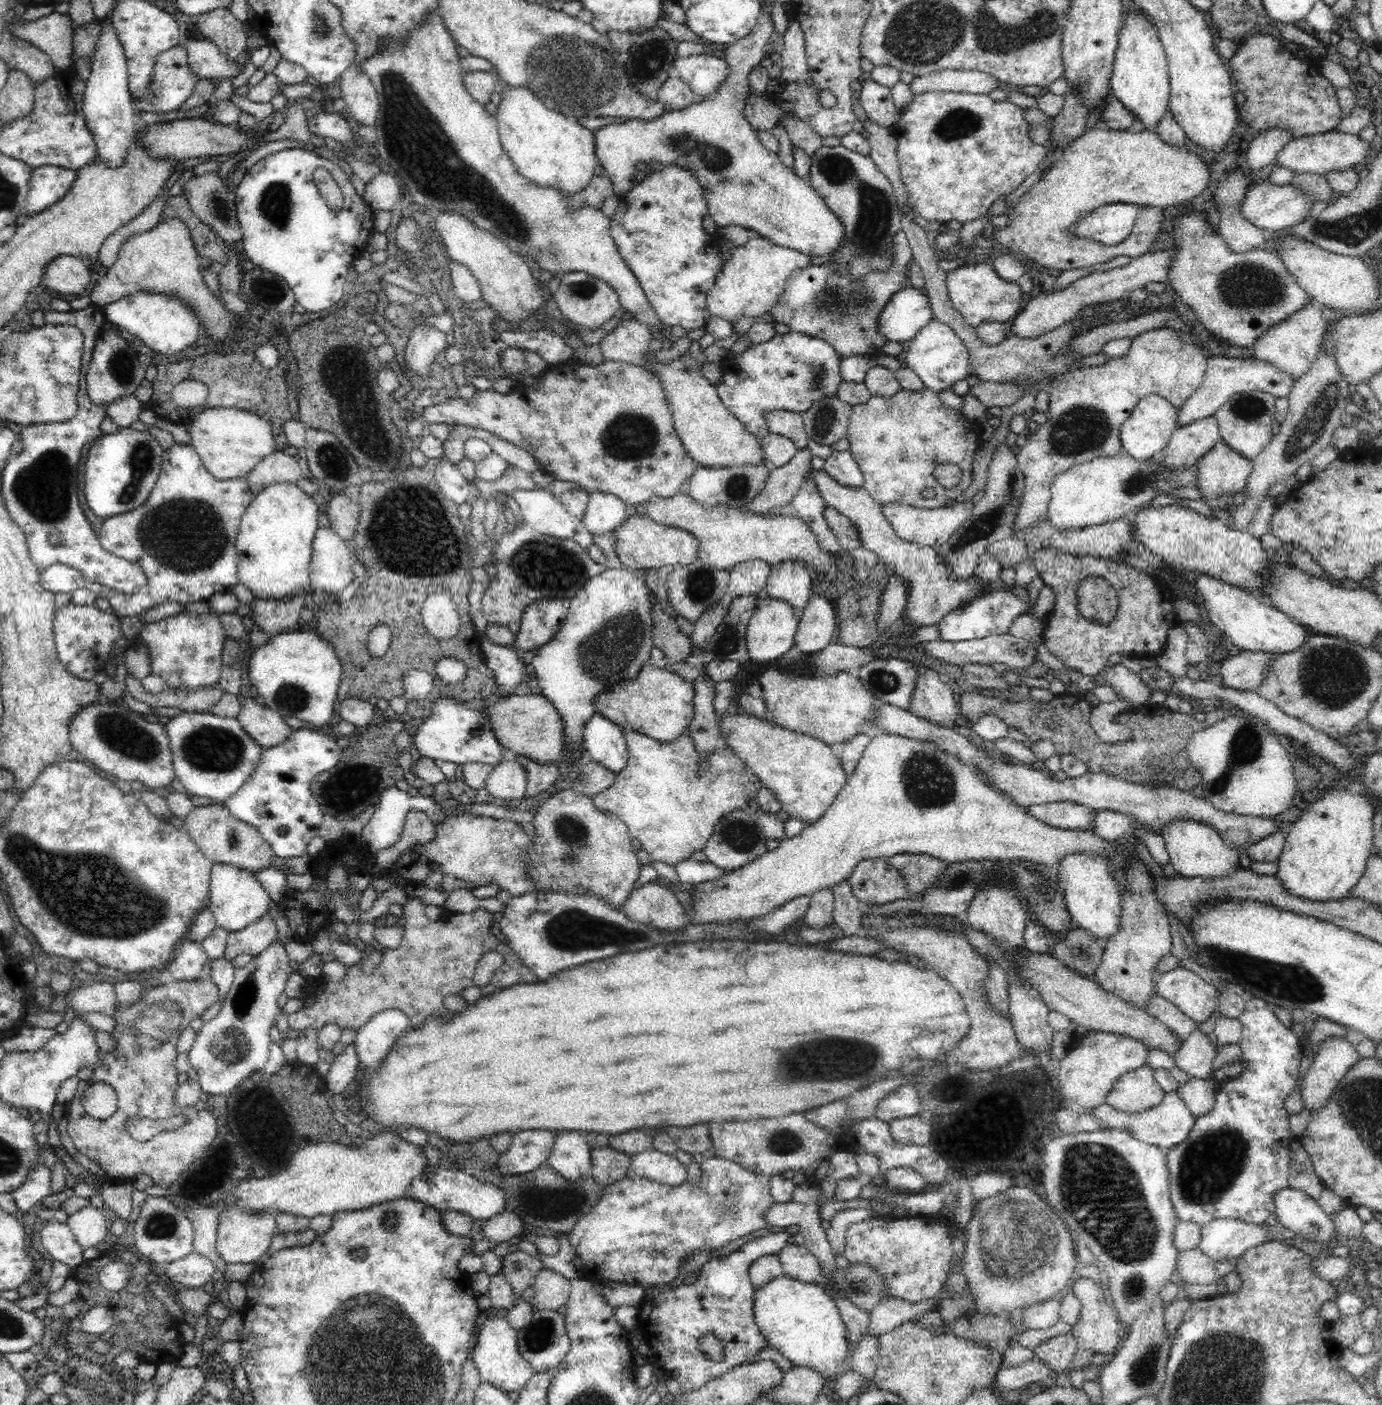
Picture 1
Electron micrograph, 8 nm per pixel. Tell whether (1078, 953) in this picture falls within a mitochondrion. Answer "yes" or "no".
yes

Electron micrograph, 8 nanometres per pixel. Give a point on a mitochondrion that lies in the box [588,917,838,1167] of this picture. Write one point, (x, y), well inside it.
(783, 1141)

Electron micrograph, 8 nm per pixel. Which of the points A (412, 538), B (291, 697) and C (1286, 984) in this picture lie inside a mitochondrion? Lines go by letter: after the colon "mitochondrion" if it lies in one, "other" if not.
A: mitochondrion
B: mitochondrion
C: mitochondrion

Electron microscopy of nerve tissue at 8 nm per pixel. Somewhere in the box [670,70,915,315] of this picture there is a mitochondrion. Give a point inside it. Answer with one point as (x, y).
(873, 225)

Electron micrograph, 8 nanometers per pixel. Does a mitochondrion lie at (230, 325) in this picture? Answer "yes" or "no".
yes

